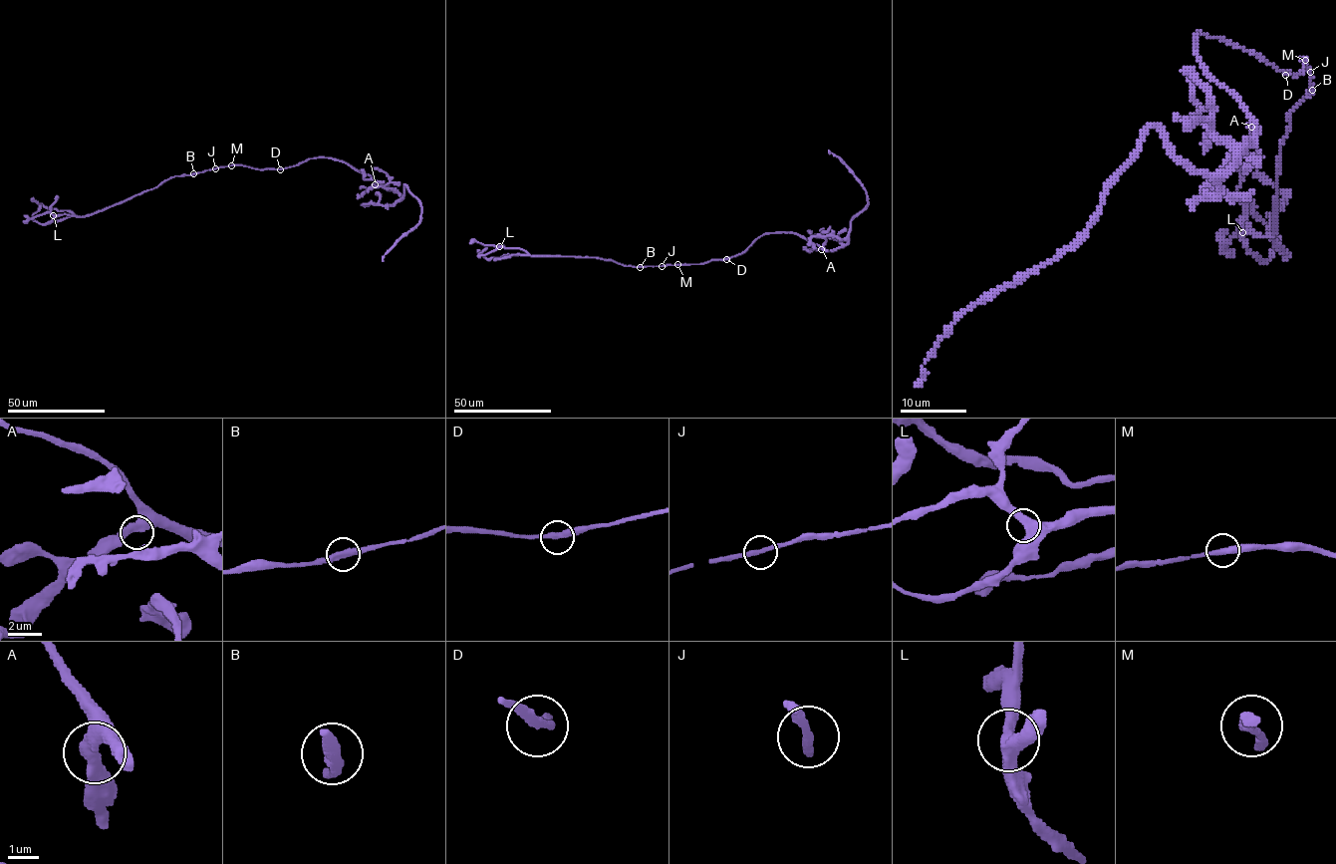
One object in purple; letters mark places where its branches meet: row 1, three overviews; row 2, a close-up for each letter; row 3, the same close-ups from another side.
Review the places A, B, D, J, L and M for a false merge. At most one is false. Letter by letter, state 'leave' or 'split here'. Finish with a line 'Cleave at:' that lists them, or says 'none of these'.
A: leave
B: leave
D: leave
J: leave
L: leave
M: leave
Cleave at: none of these

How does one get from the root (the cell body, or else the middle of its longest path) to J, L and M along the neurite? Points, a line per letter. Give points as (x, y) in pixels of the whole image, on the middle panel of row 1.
J: (731, 257), (700, 264), (662, 266)
L: (731, 257), (700, 264), (632, 267), (597, 257), (533, 256), (519, 249), (499, 246)
M: (731, 257), (700, 264), (677, 264)

